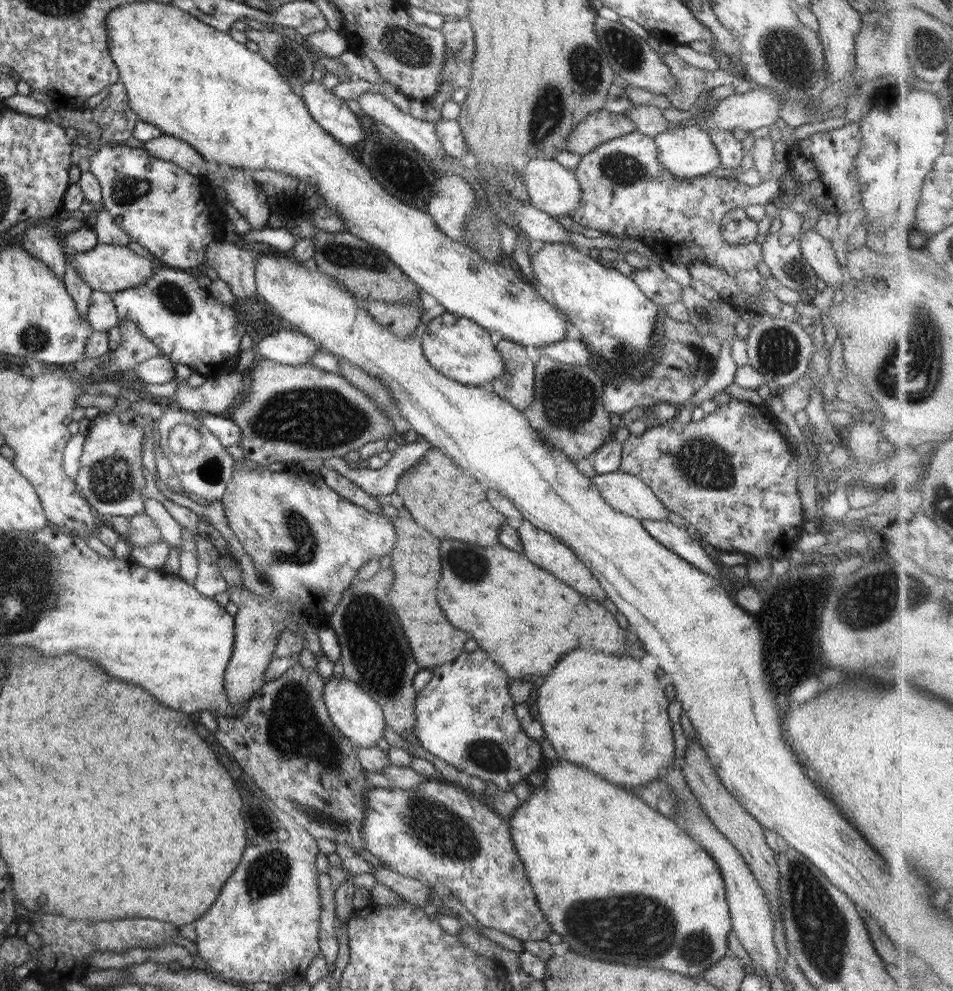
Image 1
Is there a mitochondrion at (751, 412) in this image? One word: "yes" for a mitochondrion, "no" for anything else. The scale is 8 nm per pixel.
no

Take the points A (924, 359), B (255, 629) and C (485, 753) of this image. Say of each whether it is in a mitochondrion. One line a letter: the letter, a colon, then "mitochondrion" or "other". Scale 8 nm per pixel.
A: mitochondrion
B: mitochondrion
C: mitochondrion

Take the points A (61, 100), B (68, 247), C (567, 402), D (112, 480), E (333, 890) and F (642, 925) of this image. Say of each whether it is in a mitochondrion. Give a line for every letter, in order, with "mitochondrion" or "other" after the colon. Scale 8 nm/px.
A: other
B: other
C: mitochondrion
D: mitochondrion
E: other
F: mitochondrion

